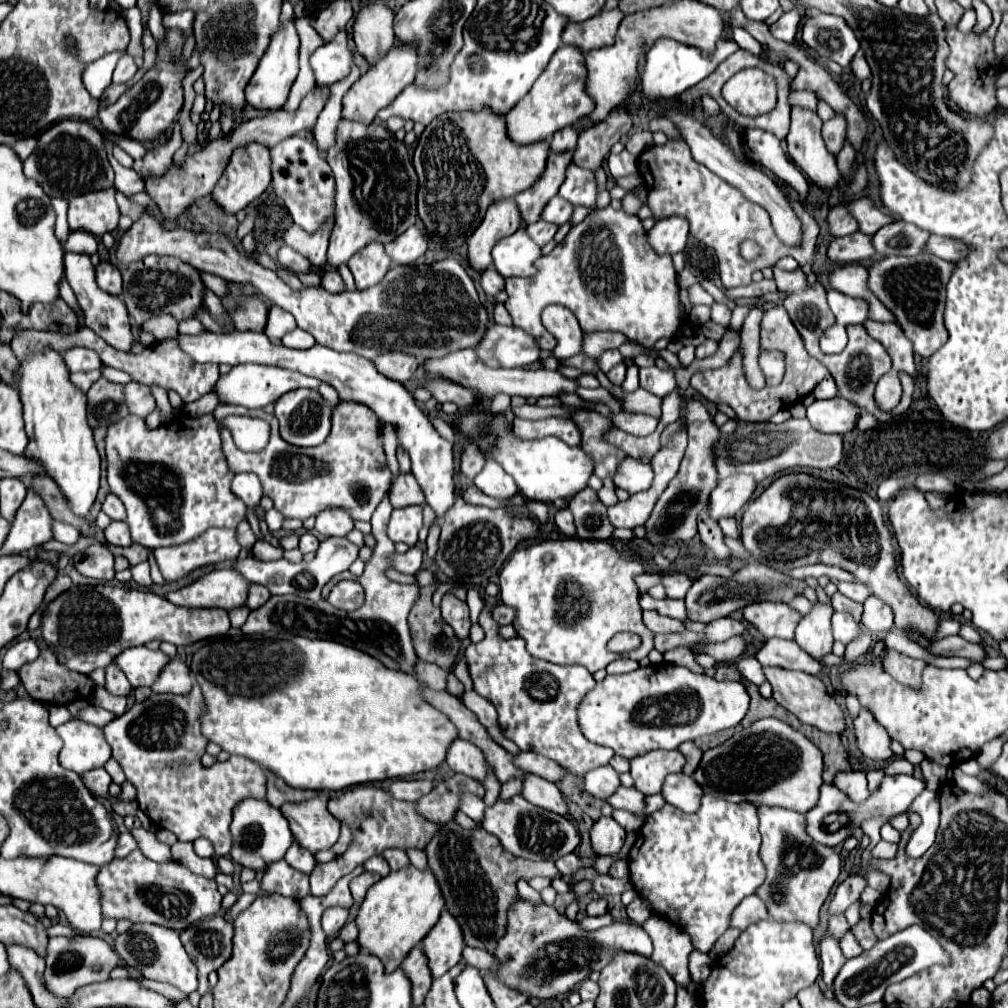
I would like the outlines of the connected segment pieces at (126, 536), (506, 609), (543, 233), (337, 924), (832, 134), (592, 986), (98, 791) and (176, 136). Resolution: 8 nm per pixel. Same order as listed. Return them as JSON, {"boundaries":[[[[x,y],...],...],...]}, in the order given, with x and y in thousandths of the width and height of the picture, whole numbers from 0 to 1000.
{"boundaries":[[[[110,518],[108,524],[104,526],[104,534],[112,542],[122,542],[124,544],[124,542],[132,540],[130,530],[126,526],[126,518]]],[[[495,599],[491,605],[489,605],[489,613],[501,621],[501,619],[509,619],[511,615],[511,603],[509,601],[503,601],[503,599]]],[[[535,218],[535,220],[527,222],[527,224],[521,224],[521,228],[523,228],[523,232],[525,232],[535,244],[541,244],[543,240],[549,238],[549,234],[551,234],[551,230],[553,230],[553,224],[547,224],[547,220]]],[[[328,899],[320,905],[320,923],[326,931],[330,931],[344,915],[346,911],[346,903],[338,901],[338,899]]],[[[830,113],[822,121],[816,121],[816,139],[818,139],[820,149],[824,149],[824,153],[834,151],[838,143],[838,119],[834,113]]],[[[578,972],[574,976],[574,986],[578,992],[590,992],[594,988],[594,978],[588,972]]],[[[94,762],[94,764],[88,764],[82,768],[82,776],[84,780],[98,792],[104,792],[108,788],[108,778],[112,776],[110,770],[106,768],[104,762]]],[[[174,121],[166,143],[158,143],[148,149],[140,159],[134,159],[132,168],[142,178],[161,175],[171,163],[172,154],[180,146],[181,142],[180,125],[177,121]]]]}

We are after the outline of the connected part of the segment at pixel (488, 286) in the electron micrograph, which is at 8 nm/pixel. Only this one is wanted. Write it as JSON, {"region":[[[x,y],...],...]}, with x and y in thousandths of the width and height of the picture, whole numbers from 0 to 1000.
{"region":[[[485,264],[477,272],[477,284],[479,284],[479,288],[481,288],[483,294],[491,294],[493,290],[497,290],[501,286],[501,276],[489,264]]]}

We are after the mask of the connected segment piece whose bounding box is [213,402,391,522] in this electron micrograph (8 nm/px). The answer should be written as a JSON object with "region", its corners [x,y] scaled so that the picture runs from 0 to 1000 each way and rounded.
{"region":[[[338,399],[334,407],[330,407],[330,425],[326,435],[313,444],[295,444],[285,440],[277,433],[275,415],[271,411],[263,411],[261,407],[245,407],[239,403],[215,403],[211,407],[211,413],[215,417],[221,417],[227,411],[259,411],[259,415],[269,421],[269,437],[265,444],[251,450],[239,448],[231,440],[229,429],[223,423],[219,423],[217,429],[227,464],[235,470],[253,468],[261,480],[261,490],[271,494],[273,504],[283,514],[305,516],[307,512],[314,512],[322,504],[340,504],[350,516],[366,518],[370,506],[386,488],[388,468],[384,464],[376,435],[376,415],[364,403]]]}

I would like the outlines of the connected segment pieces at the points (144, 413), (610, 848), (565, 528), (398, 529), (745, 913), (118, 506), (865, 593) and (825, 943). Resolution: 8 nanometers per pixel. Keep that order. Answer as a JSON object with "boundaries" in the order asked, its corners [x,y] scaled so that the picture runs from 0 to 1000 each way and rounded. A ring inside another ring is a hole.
{"boundaries":[[[[128,379],[124,383],[124,395],[126,395],[128,409],[138,415],[146,415],[154,407],[154,395],[146,383]]],[[[596,810],[586,821],[586,835],[590,847],[612,847],[620,835],[620,823],[606,810]]],[[[557,506],[557,508],[553,508],[553,512],[551,512],[551,520],[553,520],[553,524],[555,524],[561,532],[568,532],[568,530],[570,530],[568,512],[566,512],[564,506]]],[[[420,502],[394,504],[386,516],[386,534],[390,538],[402,538],[404,542],[414,540],[414,528],[420,522]]],[[[741,889],[729,901],[729,907],[725,907],[725,919],[737,925],[741,919],[745,919],[745,917],[749,917],[749,915],[753,915],[757,911],[763,911],[759,897],[751,889]]],[[[108,490],[102,498],[102,508],[110,514],[110,516],[124,516],[126,510],[124,510],[124,502],[122,498],[114,492],[114,490]]],[[[832,577],[832,587],[838,589],[840,593],[848,595],[848,597],[858,597],[864,591],[864,585],[860,585],[860,581],[852,579],[852,577]]],[[[818,927],[818,931],[814,933],[813,950],[814,950],[816,974],[818,974],[820,978],[824,978],[824,974],[828,972],[828,966],[832,966],[832,962],[836,960],[836,954],[840,954],[840,950],[838,950],[836,944],[832,942],[832,937],[828,937],[828,933],[822,931],[822,927]]]]}

